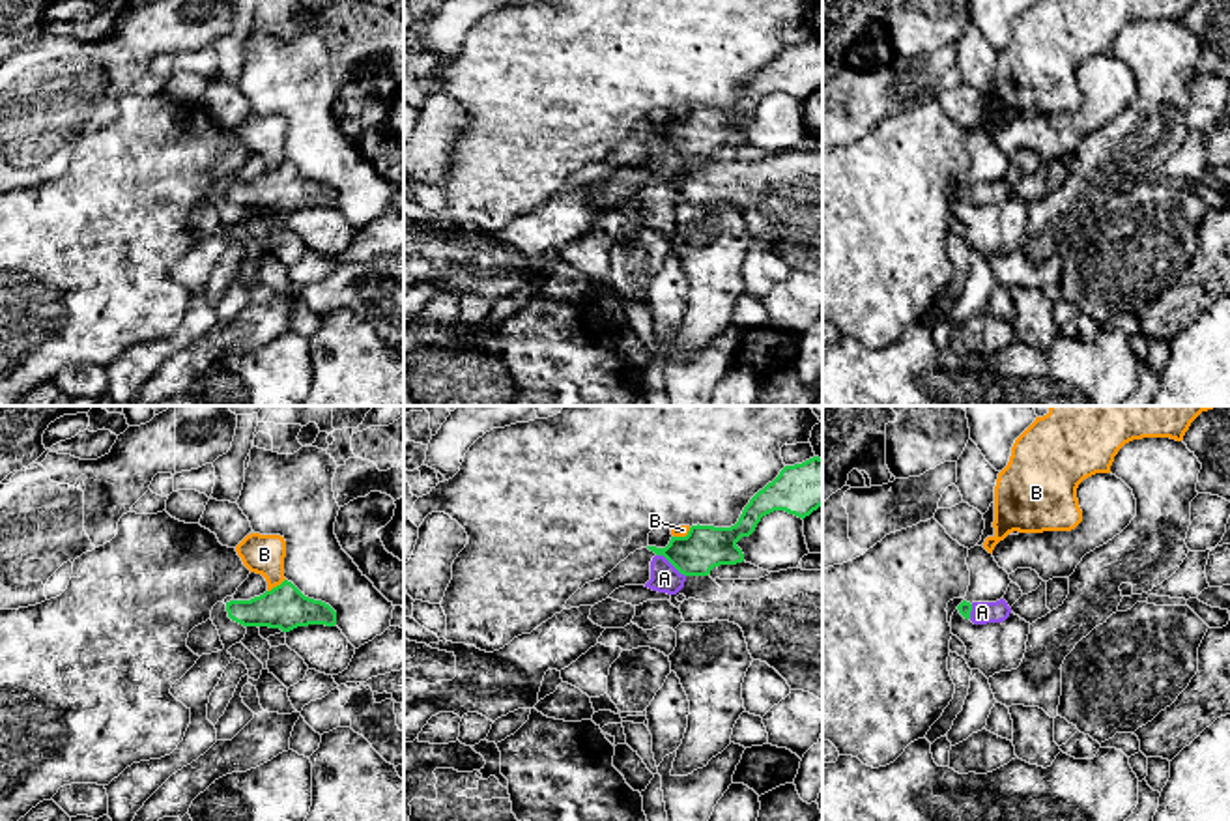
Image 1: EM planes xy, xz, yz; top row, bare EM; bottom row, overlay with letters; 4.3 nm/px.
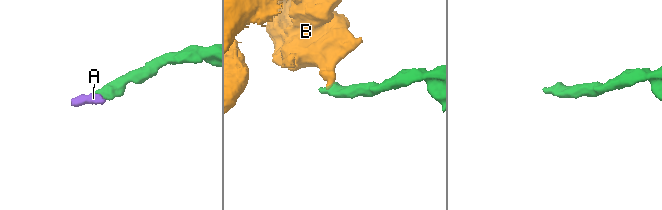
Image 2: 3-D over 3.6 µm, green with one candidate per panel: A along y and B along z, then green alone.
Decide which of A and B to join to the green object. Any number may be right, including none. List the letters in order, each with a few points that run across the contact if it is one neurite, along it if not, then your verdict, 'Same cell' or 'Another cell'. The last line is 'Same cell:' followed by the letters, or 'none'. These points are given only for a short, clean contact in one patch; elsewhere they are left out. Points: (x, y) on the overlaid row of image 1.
A: Line: xz (705, 547), (672, 563), (664, 578). Same cell
B: Line: xy (285, 578), (268, 591). Another cell
Same cell: A

